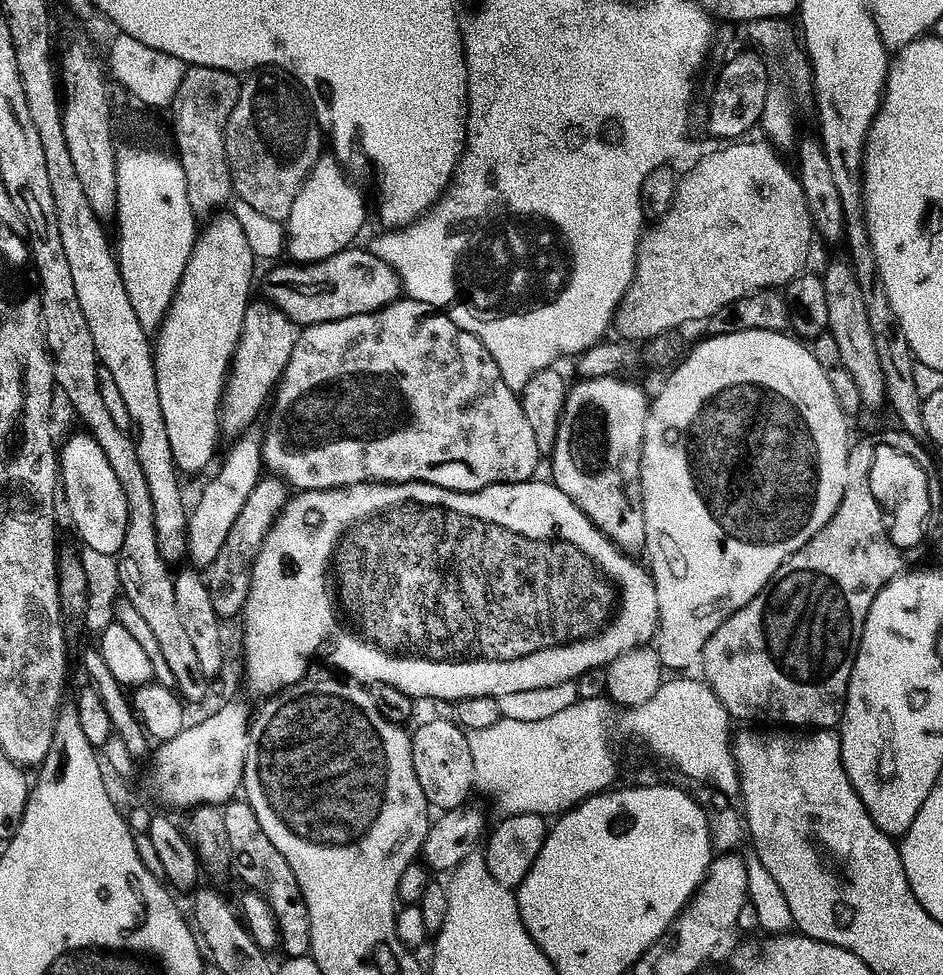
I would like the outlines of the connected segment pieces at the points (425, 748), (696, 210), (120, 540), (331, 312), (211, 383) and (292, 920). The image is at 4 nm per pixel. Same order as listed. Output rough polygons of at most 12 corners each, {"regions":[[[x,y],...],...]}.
{"regions":[[[454,722],[412,736],[418,778],[440,812],[465,807],[478,777]],[[720,146],[640,242],[614,321],[647,342],[805,271],[799,175]],[[90,435],[59,449],[83,547],[119,557],[128,499]],[[351,246],[286,263],[266,300],[297,326],[374,314],[400,275]],[[235,216],[199,233],[154,344],[176,471],[200,472],[254,296]],[[247,800],[223,809],[234,869],[269,904],[284,956],[312,951],[290,862]]]}

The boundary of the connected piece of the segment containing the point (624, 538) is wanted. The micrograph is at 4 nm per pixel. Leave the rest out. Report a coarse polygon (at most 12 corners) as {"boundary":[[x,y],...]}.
{"boundary":[[573,383],[551,483],[627,556],[640,492],[650,396]]}

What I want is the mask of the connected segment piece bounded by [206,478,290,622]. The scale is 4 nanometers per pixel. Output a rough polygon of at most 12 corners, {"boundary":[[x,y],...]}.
{"boundary":[[261,479],[206,574],[221,621],[247,606],[256,559],[289,499]]}

